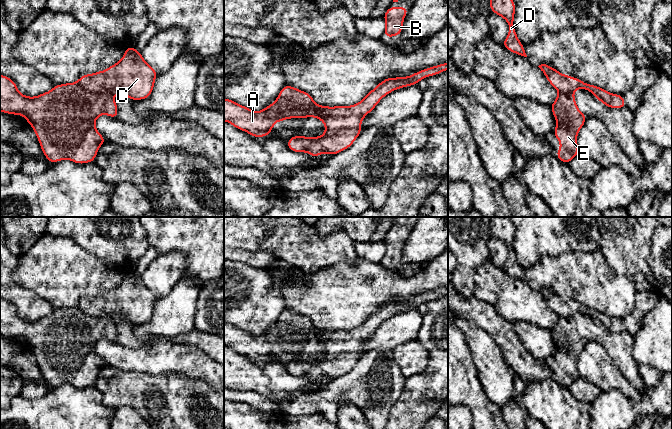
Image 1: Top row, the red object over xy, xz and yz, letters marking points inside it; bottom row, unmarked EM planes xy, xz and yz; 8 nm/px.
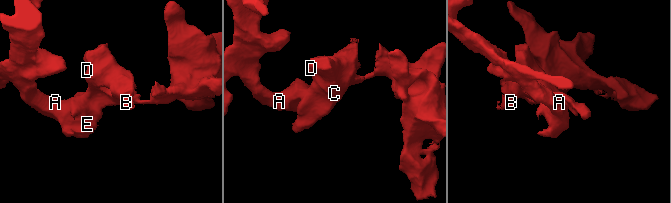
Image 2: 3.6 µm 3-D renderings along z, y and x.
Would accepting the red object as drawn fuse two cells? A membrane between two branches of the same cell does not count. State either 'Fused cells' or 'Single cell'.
Fused cells

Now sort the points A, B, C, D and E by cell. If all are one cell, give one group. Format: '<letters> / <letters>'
A E / B C D

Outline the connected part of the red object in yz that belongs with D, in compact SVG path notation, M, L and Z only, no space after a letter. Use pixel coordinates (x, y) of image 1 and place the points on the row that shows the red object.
M490 0L491 12L503 17L509 26L509 32L507 38L502 42L502 46L510 50L514 54L518 54L527 57L523 44L519 41L515 26L514 26L514 15L515 15L515 3L513 0Z

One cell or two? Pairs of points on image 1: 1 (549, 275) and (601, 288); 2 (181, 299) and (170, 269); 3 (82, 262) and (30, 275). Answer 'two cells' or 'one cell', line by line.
1: one cell
2: two cells
3: one cell

